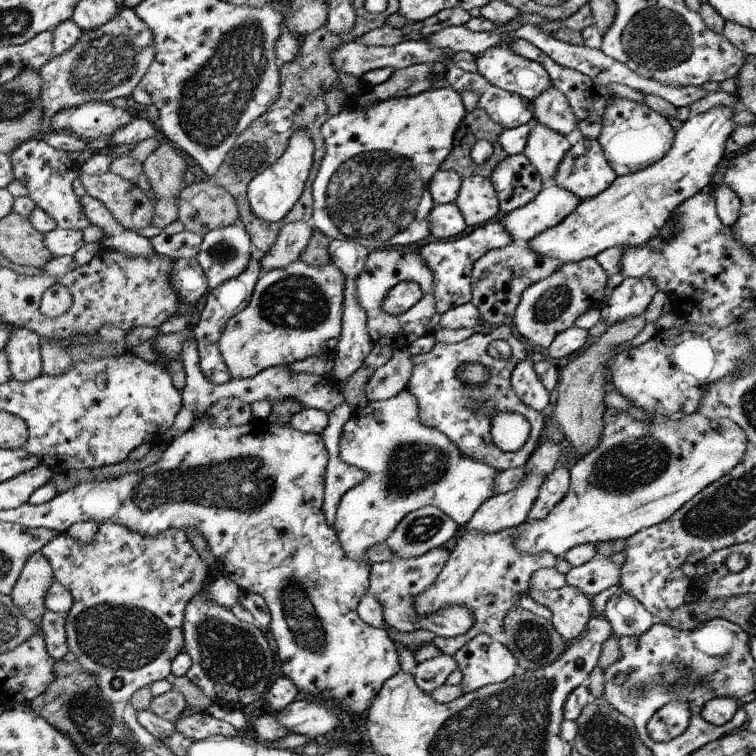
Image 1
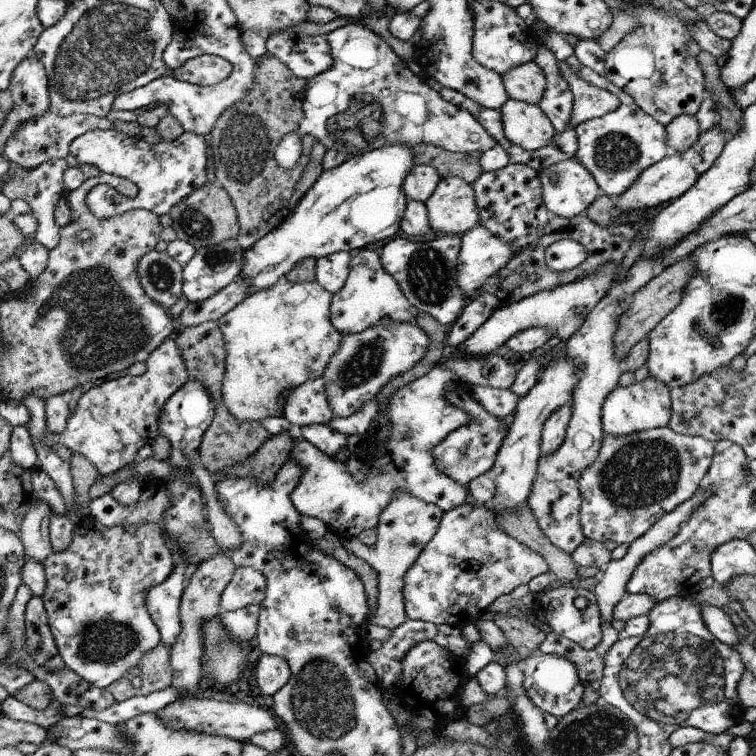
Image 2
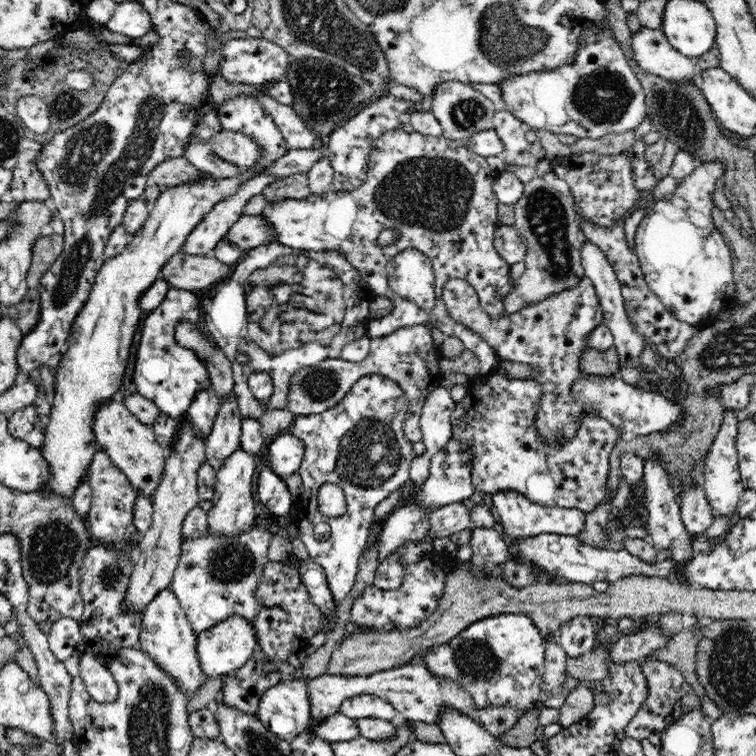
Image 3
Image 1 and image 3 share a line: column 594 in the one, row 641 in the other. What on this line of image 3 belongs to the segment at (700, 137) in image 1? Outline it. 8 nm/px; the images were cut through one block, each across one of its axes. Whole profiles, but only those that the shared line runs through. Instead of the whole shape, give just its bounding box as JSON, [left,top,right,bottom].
[197,616,258,679]

